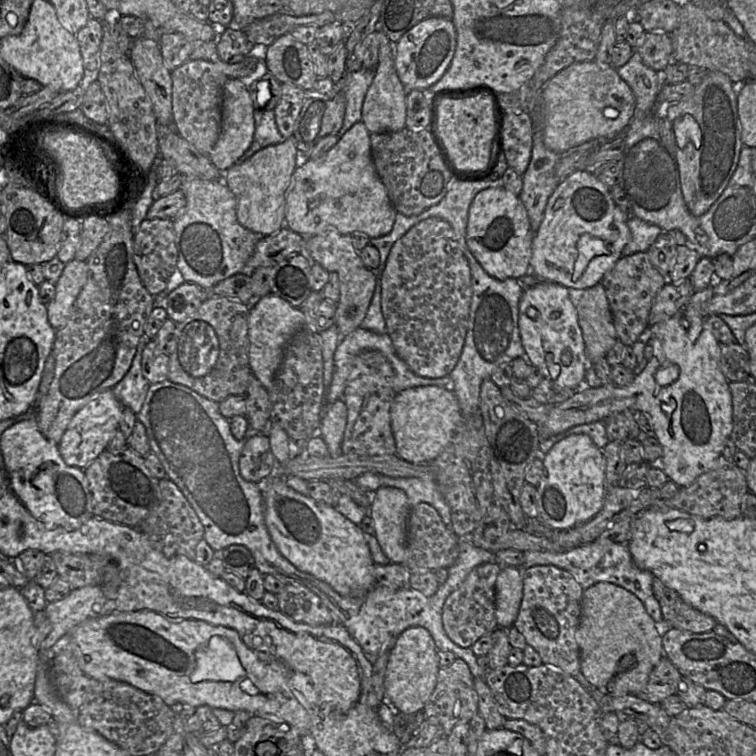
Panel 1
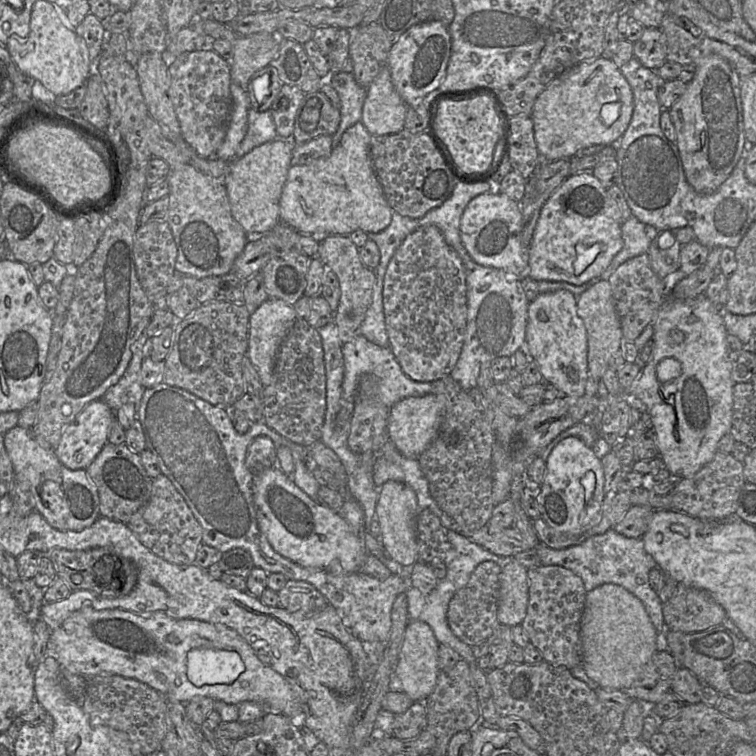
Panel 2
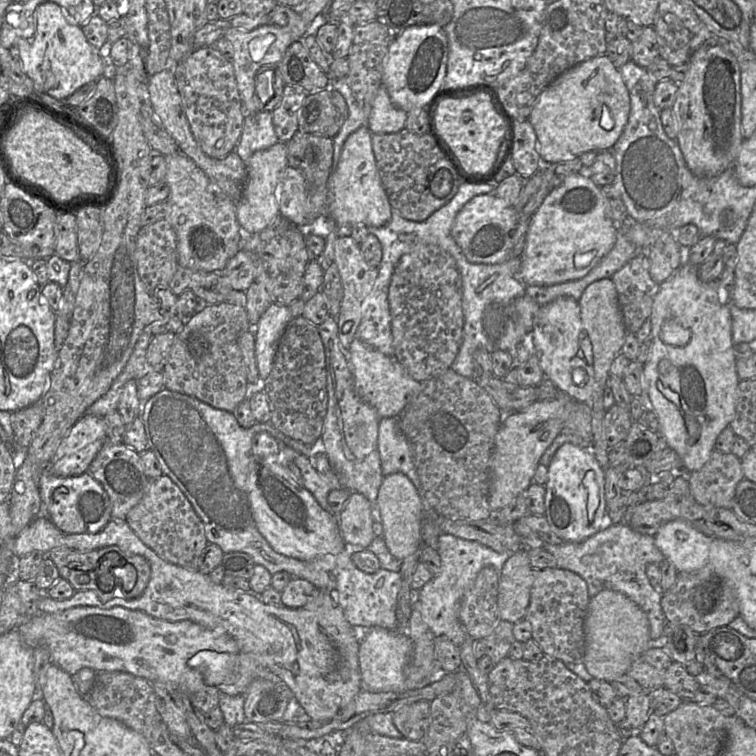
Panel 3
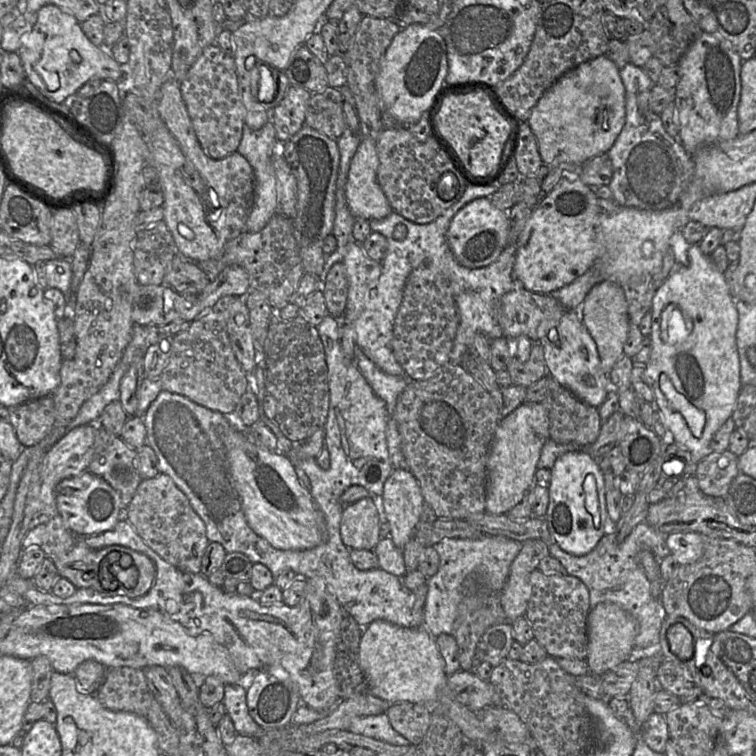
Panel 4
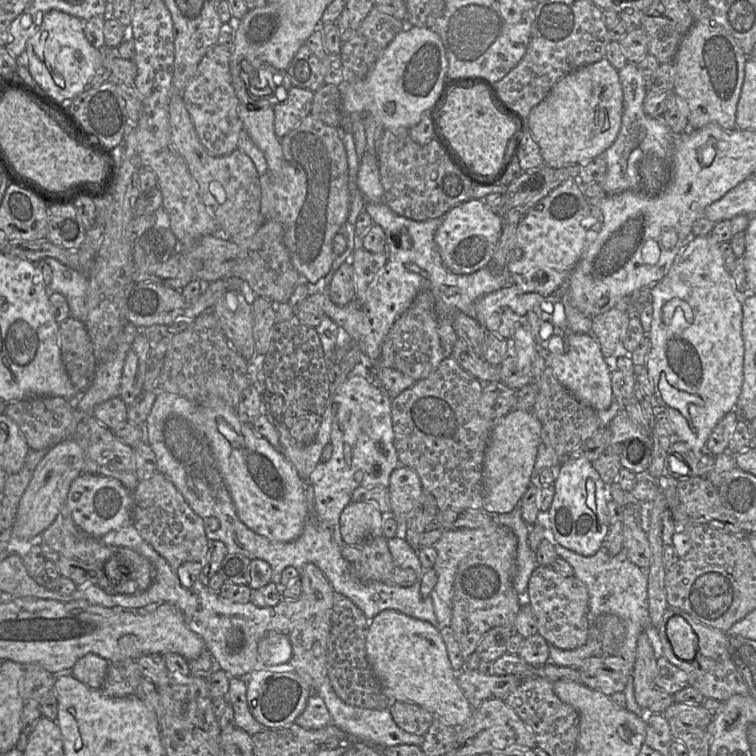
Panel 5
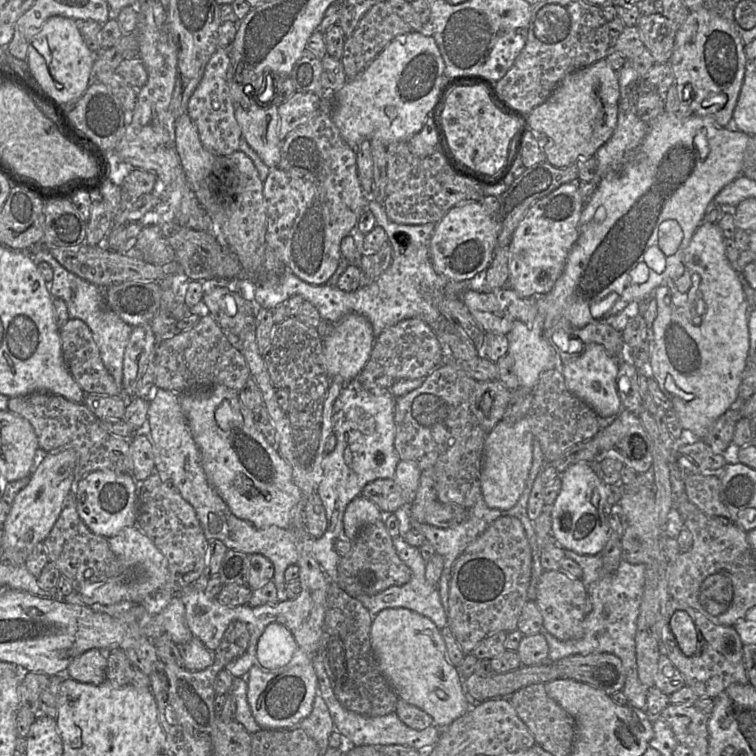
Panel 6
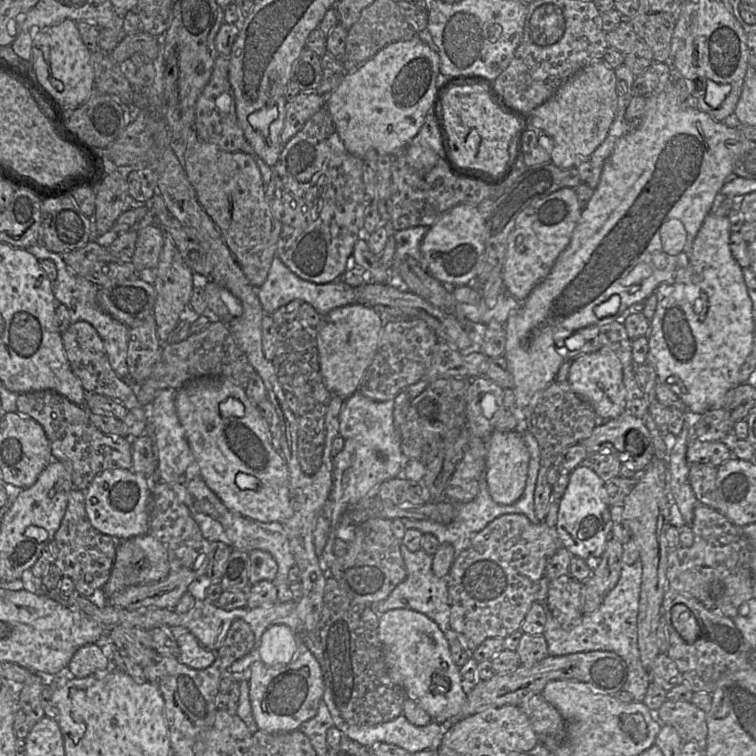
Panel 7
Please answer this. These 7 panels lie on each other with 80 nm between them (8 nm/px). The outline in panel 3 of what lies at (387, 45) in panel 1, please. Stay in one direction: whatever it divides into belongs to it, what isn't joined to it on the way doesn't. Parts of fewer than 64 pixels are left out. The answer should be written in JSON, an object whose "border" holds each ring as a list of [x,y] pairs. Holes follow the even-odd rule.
{"border":[[[381,85],[372,103],[367,126],[372,134],[397,133],[405,128],[407,113],[392,101],[384,85]]]}

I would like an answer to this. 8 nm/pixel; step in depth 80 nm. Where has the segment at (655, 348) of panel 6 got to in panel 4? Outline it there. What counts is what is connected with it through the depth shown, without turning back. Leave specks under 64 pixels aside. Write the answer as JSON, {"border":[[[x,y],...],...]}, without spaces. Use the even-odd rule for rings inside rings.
{"border":[[[699,244],[688,250],[688,265],[675,264],[673,273],[657,288],[652,299],[651,352],[645,363],[646,383],[653,389],[657,406],[664,419],[666,430],[673,433],[674,443],[691,453],[692,460],[699,463],[710,454],[714,434],[732,417],[741,383],[740,358],[736,332],[739,314],[730,294],[724,273],[712,262],[710,255],[702,252]],[[670,303],[675,304],[685,319],[688,337],[676,344],[667,344],[661,338],[661,313]]]}

